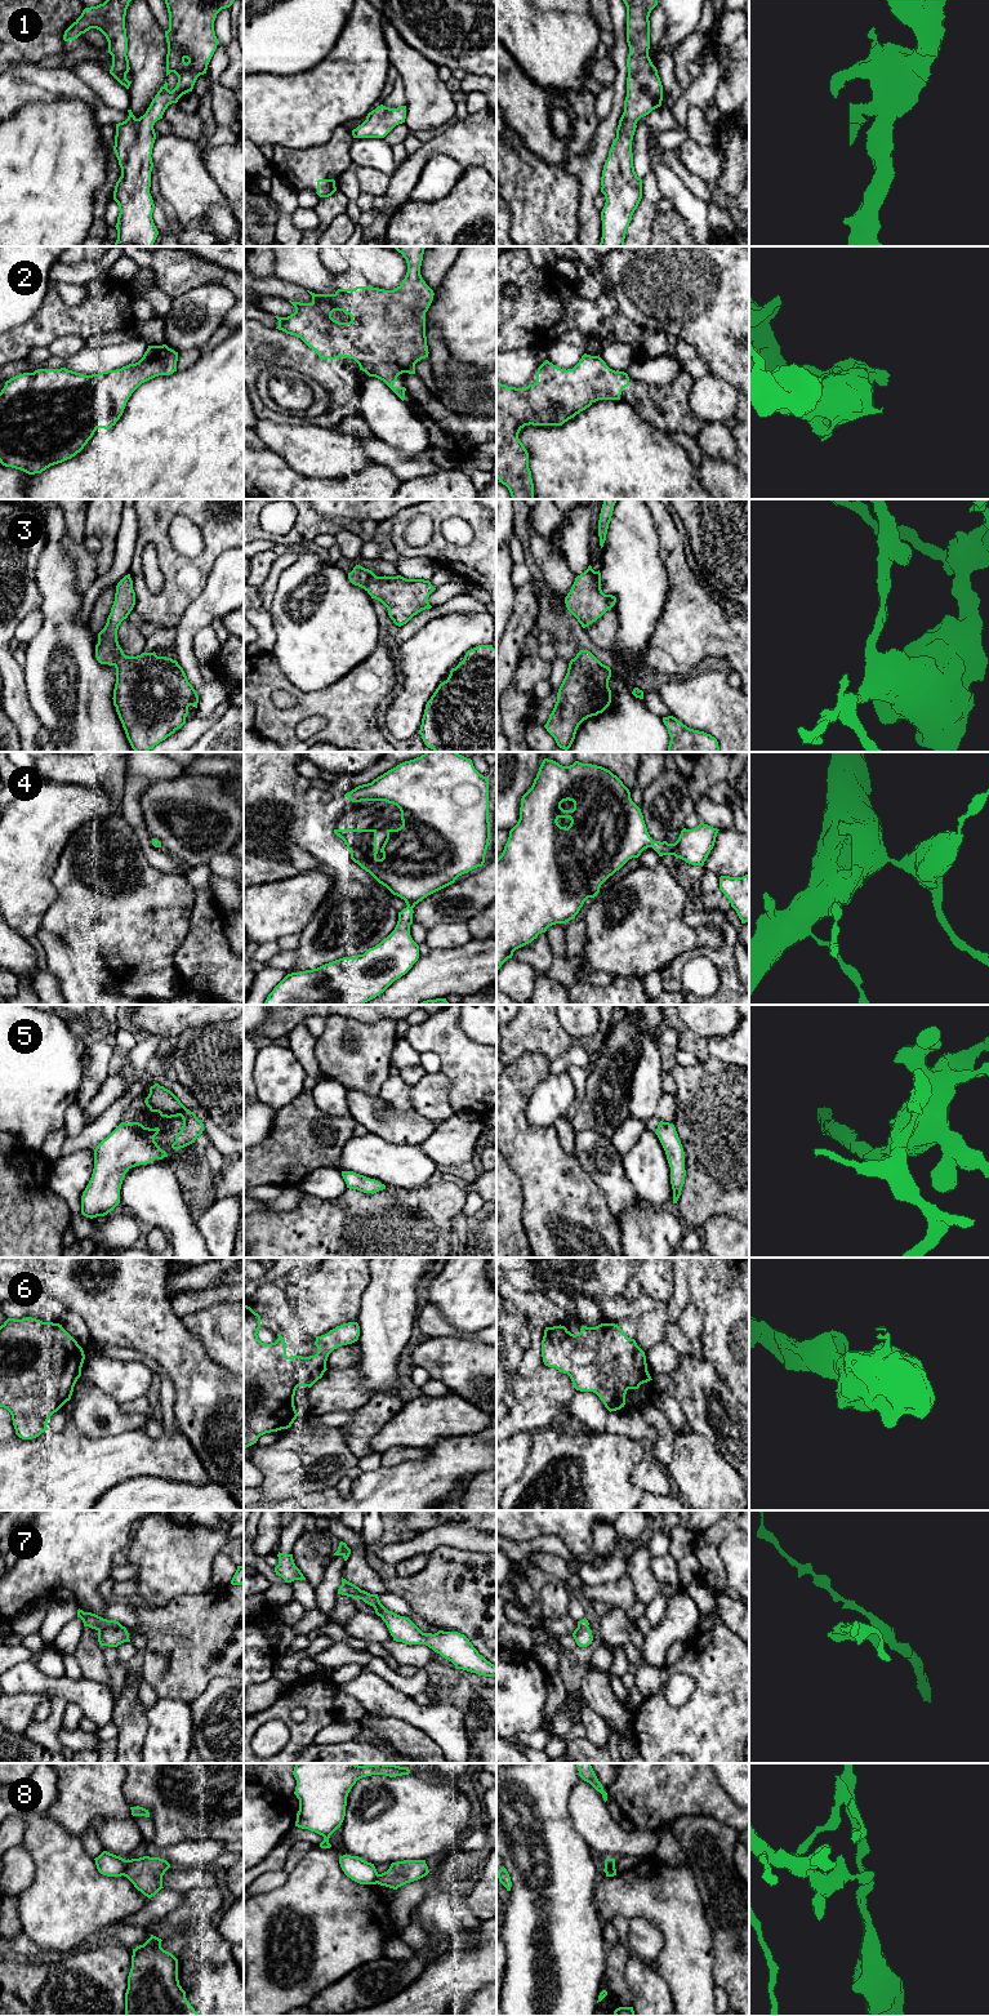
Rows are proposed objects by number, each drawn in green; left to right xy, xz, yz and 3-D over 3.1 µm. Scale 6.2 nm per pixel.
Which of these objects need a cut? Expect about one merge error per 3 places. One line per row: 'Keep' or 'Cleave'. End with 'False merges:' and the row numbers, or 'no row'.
1: Keep
2: Keep
3: Keep
4: Keep
5: Keep
6: Keep
7: Cleave
8: Cleave
False merges: 7, 8

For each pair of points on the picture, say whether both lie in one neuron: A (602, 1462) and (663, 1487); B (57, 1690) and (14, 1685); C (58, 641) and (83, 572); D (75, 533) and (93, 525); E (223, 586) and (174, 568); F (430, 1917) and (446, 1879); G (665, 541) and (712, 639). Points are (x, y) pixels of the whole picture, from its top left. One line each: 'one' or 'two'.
A: two
B: one
C: two
D: two
E: two
F: two
G: one

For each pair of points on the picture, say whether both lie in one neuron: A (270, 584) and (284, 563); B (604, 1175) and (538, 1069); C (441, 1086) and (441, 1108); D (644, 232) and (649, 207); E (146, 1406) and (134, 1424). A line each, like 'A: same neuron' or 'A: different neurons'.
A: same neuron
B: different neurons
C: same neuron
D: same neuron
E: different neurons

